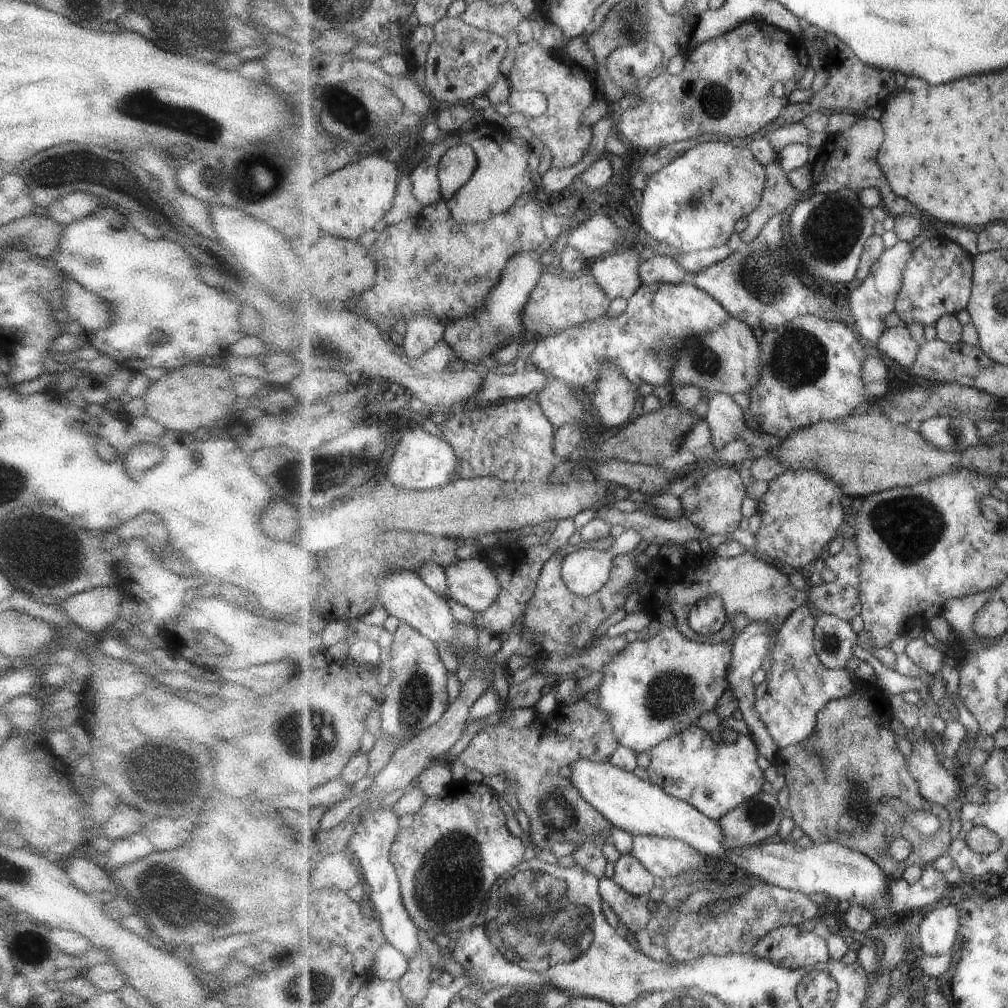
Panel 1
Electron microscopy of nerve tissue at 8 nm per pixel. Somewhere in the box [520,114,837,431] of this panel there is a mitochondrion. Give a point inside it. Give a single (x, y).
(797, 358)

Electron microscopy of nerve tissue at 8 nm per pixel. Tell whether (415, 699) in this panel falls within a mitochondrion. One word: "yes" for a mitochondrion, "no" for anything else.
yes

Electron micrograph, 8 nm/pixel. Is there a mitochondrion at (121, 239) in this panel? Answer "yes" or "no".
no

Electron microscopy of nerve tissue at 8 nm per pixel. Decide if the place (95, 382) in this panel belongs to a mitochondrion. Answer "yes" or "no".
no

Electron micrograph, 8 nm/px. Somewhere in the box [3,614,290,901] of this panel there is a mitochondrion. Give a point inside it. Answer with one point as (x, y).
(159, 781)

